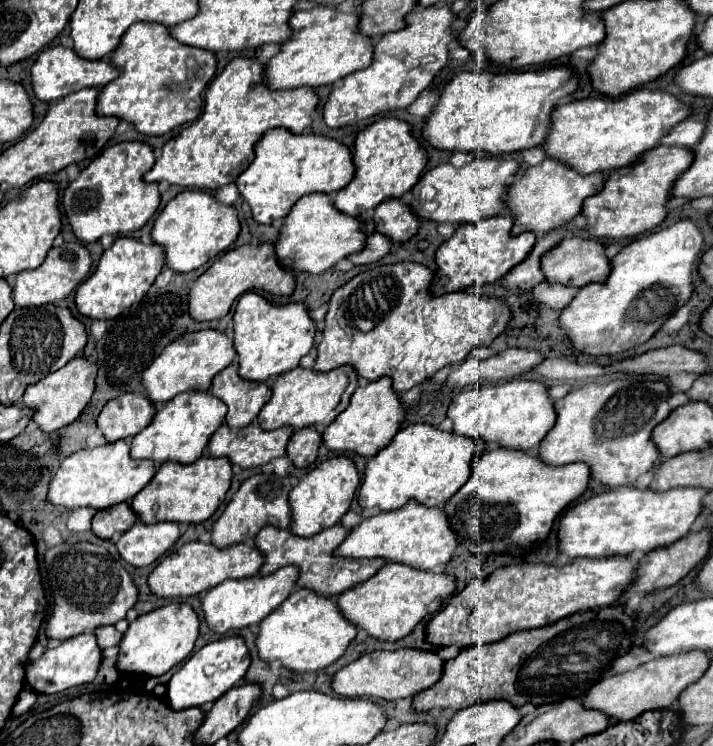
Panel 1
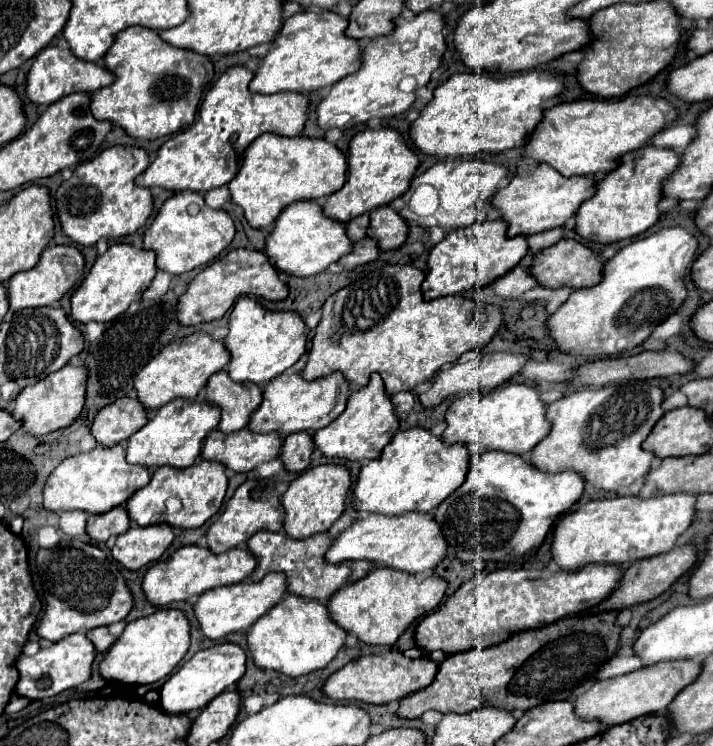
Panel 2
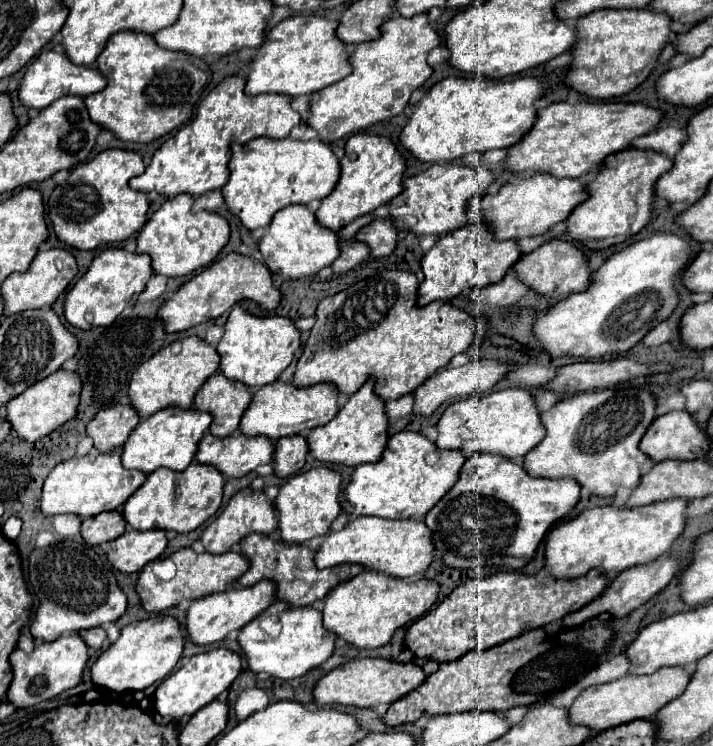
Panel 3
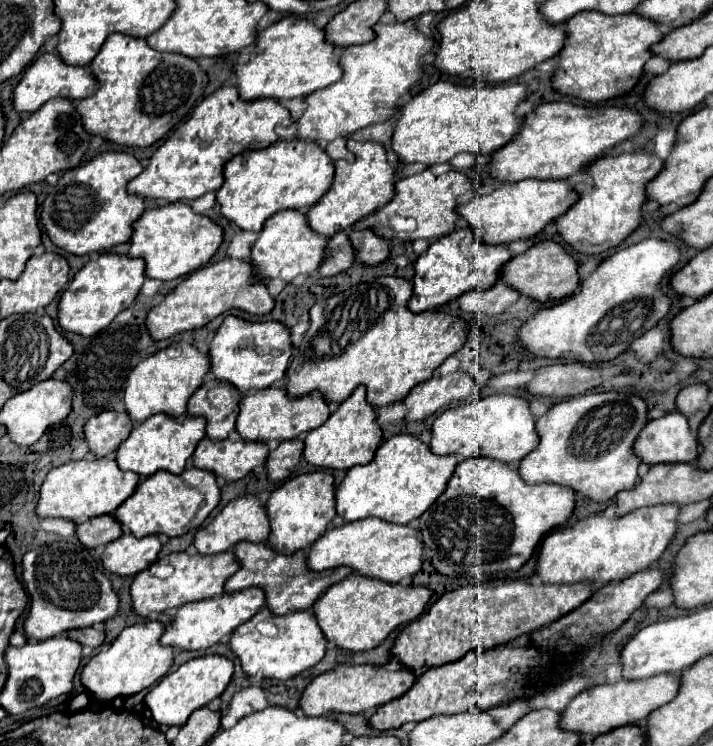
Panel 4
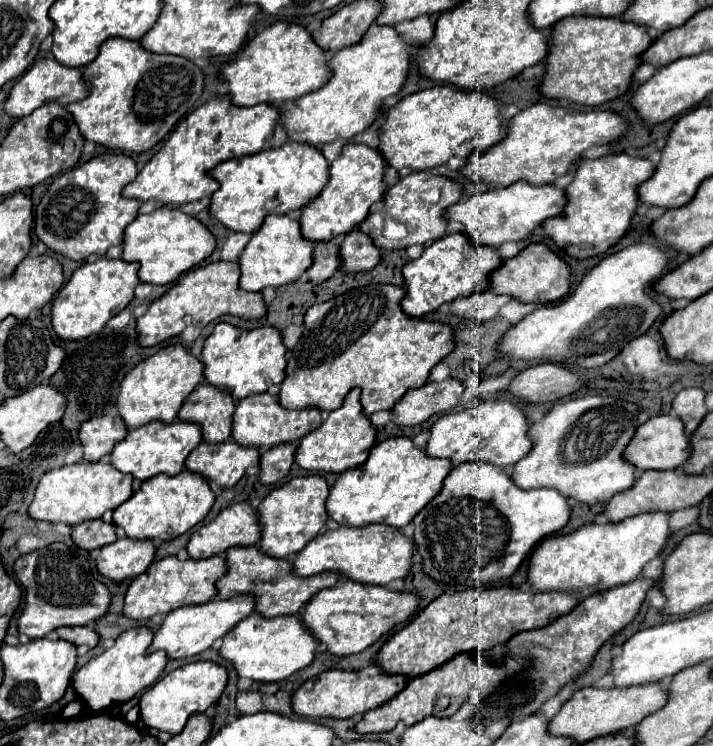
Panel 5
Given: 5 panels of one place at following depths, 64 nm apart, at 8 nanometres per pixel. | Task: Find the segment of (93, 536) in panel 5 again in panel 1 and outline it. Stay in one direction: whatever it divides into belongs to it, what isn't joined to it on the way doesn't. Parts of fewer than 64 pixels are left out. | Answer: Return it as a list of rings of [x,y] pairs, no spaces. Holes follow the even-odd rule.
[[[120,502],[112,508],[98,510],[92,520],[92,530],[98,538],[112,538],[116,532],[126,532],[134,522],[138,520],[136,512],[130,508],[130,504]]]

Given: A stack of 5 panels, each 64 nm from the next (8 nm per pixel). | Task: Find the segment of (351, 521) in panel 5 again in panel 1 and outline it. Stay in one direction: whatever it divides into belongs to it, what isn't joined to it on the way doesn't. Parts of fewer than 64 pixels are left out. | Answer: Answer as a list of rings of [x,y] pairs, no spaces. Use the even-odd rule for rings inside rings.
[[[430,424],[406,426],[386,448],[370,458],[358,490],[358,504],[362,508],[378,506],[380,510],[396,510],[414,498],[424,506],[440,508],[468,482],[476,452],[482,454],[484,444],[468,436],[456,436]]]

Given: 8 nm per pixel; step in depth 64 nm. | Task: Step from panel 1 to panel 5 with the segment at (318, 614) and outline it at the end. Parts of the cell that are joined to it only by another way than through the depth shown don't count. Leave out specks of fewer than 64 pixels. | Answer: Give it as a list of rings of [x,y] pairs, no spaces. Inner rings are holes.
[[[254,612],[242,622],[238,622],[236,628],[232,628],[224,636],[220,654],[226,660],[234,662],[238,676],[246,676],[260,682],[278,682],[310,666],[314,662],[318,644],[320,642],[304,626],[300,616],[280,616],[280,618],[264,620],[264,616],[256,616]]]

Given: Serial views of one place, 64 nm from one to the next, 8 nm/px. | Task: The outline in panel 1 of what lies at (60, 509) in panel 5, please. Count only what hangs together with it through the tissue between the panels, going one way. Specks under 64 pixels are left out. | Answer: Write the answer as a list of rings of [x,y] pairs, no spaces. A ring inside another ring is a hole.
[[[106,442],[96,448],[84,448],[70,454],[58,468],[56,476],[52,478],[48,502],[54,506],[66,506],[68,510],[78,506],[92,506],[92,508],[110,508],[118,502],[130,502],[136,492],[140,492],[156,474],[156,466],[152,460],[132,460],[128,452],[128,442]]]

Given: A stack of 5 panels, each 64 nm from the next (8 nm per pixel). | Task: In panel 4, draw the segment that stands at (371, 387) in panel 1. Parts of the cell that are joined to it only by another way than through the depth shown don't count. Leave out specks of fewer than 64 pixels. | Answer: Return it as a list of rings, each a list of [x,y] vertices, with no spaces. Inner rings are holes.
[[[358,386],[348,400],[316,430],[308,432],[304,438],[304,458],[320,468],[348,470],[358,464],[368,464],[376,456],[382,444],[382,428],[378,424],[376,408],[366,400],[366,388]]]

